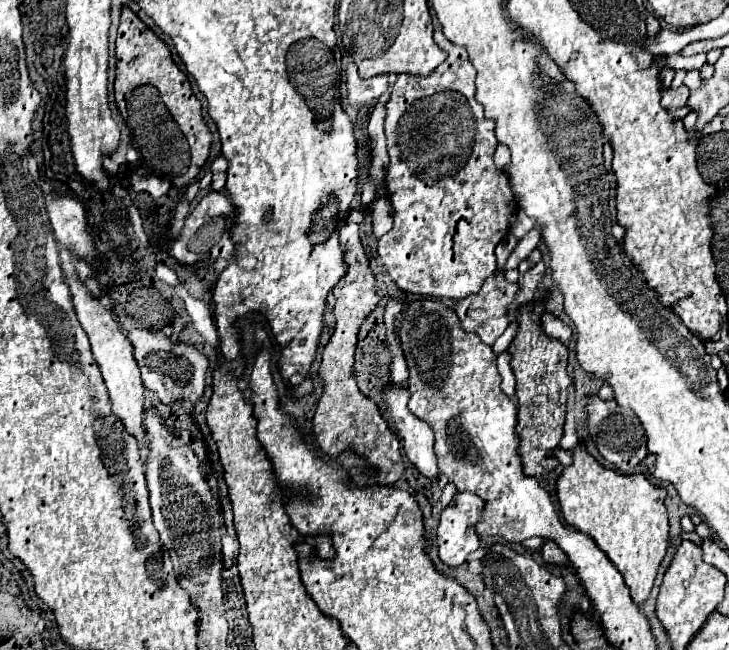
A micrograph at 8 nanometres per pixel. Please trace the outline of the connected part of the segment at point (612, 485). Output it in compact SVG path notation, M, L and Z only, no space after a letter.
M578 444L578 448L572 450L572 456L572 466L564 468L558 478L558 502L562 516L572 528L594 538L598 548L622 574L626 586L632 590L634 602L642 606L648 600L668 548L670 526L664 506L666 490L652 486L642 474L622 476L614 470L602 468L586 452L584 444Z

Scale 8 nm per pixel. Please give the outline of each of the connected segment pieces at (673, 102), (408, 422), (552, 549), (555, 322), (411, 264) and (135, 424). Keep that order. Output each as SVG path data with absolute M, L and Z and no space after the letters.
M680 86L676 90L668 88L662 92L662 108L666 108L666 112L674 112L676 108L682 108L686 104L690 96L690 90L686 86Z
M394 386L384 390L384 414L388 412L396 432L402 436L402 448L408 460L426 478L438 478L440 470L434 452L434 432L432 428L418 420L406 406L410 392L406 388L398 390Z
M548 540L544 546L542 546L542 558L548 562L548 564L556 564L556 566L568 566L568 556L558 548L558 544L554 544L552 540Z
M544 314L542 316L542 326L544 326L544 332L552 338L558 338L562 340L564 344L568 344L572 340L572 328L568 324L564 324L560 318L552 316L552 314Z
M436 26L434 30L434 40L436 44L440 44L440 48L444 52L448 52L448 58L444 64L440 64L430 76L422 78L422 76L398 76L396 84L392 86L392 94L390 94L390 100L386 104L386 122L384 122L384 128L386 128L386 138L388 138L388 154L390 154L390 168L386 172L386 194L394 206L394 228L384 234L380 240L378 240L378 254L384 262L384 266L388 268L388 274L390 278L396 282L396 286L402 290L402 292L410 292L410 294L422 294L422 296L436 296L436 298L452 298L452 300L460 300L460 298L466 298L470 294L478 294L484 280L488 276L492 276L496 272L496 256L494 256L494 248L508 236L508 228L510 228L510 216L514 214L516 210L516 202L514 202L514 196L512 196L512 190L510 190L510 184L508 184L508 176L506 172L498 170L492 156L494 156L494 150L498 146L498 140L494 136L494 120L488 120L484 116L484 108L476 102L474 98L474 78L476 78L476 70L474 66L470 64L468 60L468 52L466 48L462 46L456 46L452 44L450 40L446 40L446 36L442 34L440 26Z
M66 274L66 284L70 286L76 316L90 338L92 354L94 354L100 370L102 370L102 376L104 376L104 382L106 382L106 388L108 388L110 400L112 400L112 412L124 422L126 430L136 436L138 446L144 448L144 440L146 440L146 432L142 426L142 420L144 420L144 386L142 386L142 378L140 378L140 368L138 368L134 354L132 354L132 344L126 338L126 334L120 332L114 314L108 308L104 308L98 298L94 298L90 294L86 284L78 276Z

